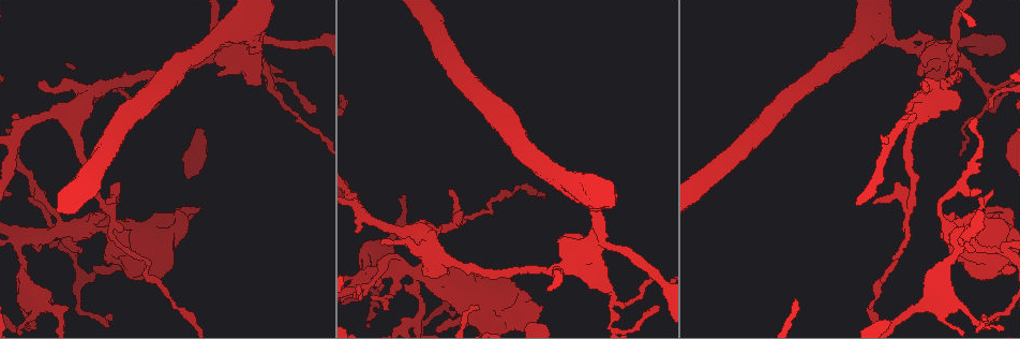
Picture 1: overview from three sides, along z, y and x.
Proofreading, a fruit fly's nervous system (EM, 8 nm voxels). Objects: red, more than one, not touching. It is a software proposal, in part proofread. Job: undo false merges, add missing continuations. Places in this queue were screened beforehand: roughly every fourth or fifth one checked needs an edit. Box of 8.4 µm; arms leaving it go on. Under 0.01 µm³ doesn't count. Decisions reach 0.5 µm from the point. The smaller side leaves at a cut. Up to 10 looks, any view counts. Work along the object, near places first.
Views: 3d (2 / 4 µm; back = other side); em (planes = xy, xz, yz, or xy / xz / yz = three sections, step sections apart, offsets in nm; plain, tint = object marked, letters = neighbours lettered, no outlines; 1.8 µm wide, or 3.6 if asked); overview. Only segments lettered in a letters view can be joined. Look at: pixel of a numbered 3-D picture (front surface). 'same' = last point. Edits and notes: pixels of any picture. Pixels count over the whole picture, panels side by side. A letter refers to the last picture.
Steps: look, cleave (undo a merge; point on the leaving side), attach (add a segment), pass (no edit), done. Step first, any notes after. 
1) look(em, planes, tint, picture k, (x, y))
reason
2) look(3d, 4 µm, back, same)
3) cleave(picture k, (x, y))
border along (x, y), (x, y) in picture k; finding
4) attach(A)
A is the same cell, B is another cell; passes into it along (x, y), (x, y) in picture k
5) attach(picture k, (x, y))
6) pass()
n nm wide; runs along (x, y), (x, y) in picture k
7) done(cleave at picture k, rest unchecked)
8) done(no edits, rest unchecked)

look(em, 3.6 µm, xz, step 4, tint, picture 1, (255, 52))
thick turns thin

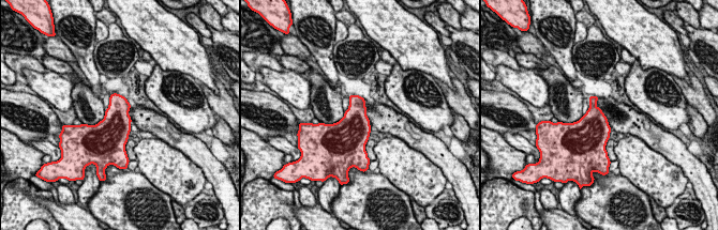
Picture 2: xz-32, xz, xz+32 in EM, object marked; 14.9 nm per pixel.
look(em, 3.6 µm, planes, letters, same)

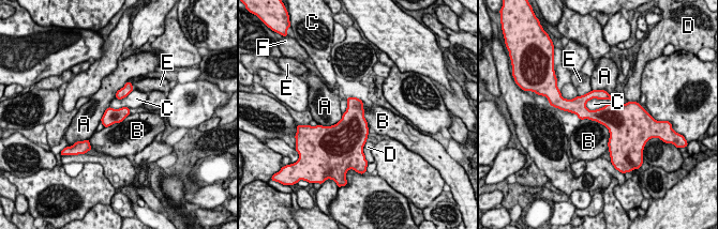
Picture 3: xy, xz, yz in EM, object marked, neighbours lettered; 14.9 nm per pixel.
pass()
A, B, C, D, E and F are other cells; continuous, no second cell

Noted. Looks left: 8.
look(3d, 4 µm, back, picture 1, (425, 273))
branch stops here

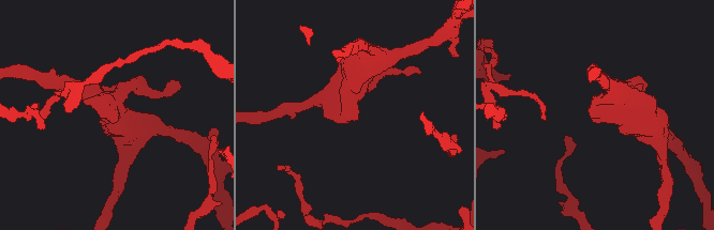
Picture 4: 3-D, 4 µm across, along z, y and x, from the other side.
look(em, yz, step 8, letters, picture 4, (354, 116))
now the EM

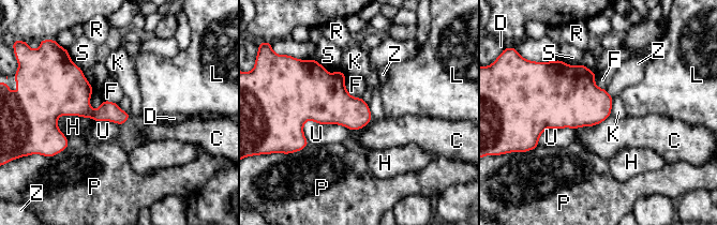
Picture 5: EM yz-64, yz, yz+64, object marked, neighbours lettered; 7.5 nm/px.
look(em, planes, letters, same)
another direction

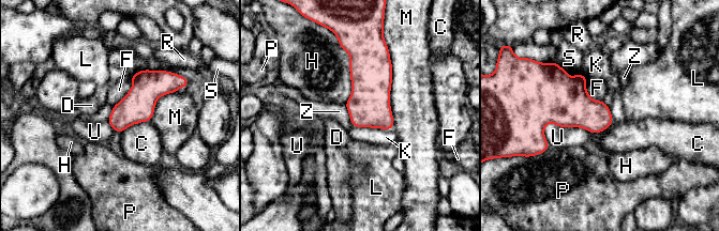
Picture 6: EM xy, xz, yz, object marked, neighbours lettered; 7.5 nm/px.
pass()
C, D, F, H, K, L, M, P, R, S, U and Z are other cells; no lettered segment goes on from it

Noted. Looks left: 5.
look(3d, 4 µm, picture 1, (874, 203))
branch stops here

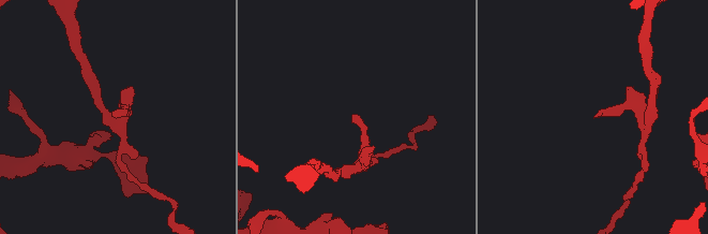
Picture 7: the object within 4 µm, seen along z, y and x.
look(em, planes, letters, picture 7, (354, 116))

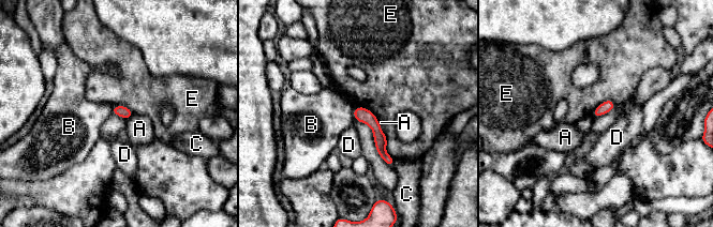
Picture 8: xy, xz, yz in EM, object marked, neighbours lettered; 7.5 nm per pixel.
pass()
E touches over 200 nm; A, B, C, D and E are other cells; no lettered segment goes on from it

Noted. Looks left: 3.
look(3d, 4 µm, picture 1, (77, 229))
four arms meet

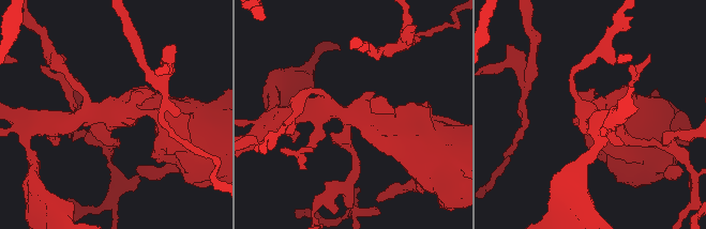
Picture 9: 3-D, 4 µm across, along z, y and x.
look(em, yz, step 8, letters, picture 9, (352, 113))

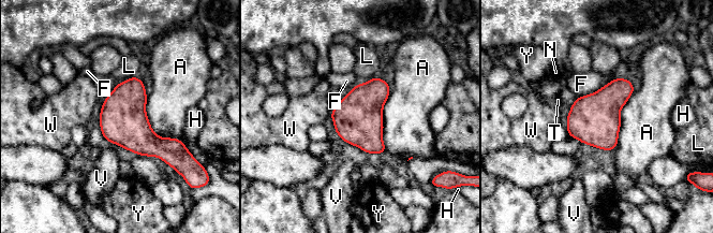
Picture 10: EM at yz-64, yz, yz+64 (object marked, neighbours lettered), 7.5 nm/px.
pass()
360 nm wide; A, F, H, L, N, T, V, W and Y are other cells; border along (146, 96), (150, 127), (187, 148) in picture 10; all the same cell

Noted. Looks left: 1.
done(no edits, rest unchecked)

